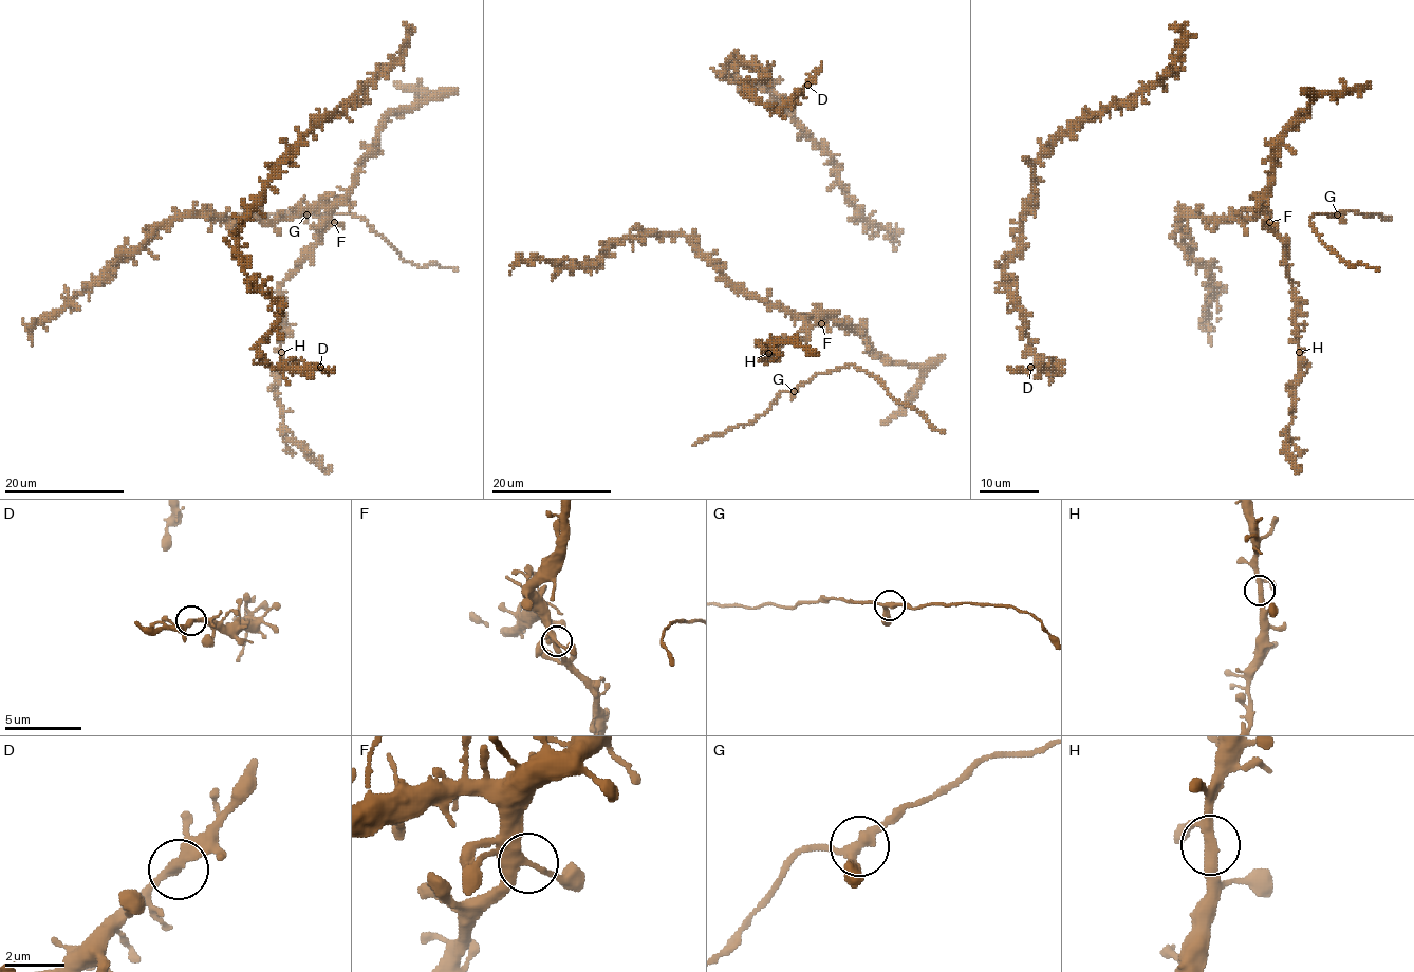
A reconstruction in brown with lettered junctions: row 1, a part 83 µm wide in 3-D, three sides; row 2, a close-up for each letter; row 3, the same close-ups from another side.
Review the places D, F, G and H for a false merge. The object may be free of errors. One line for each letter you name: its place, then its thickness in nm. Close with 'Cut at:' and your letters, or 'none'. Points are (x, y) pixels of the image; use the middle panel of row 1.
Cut at: none

